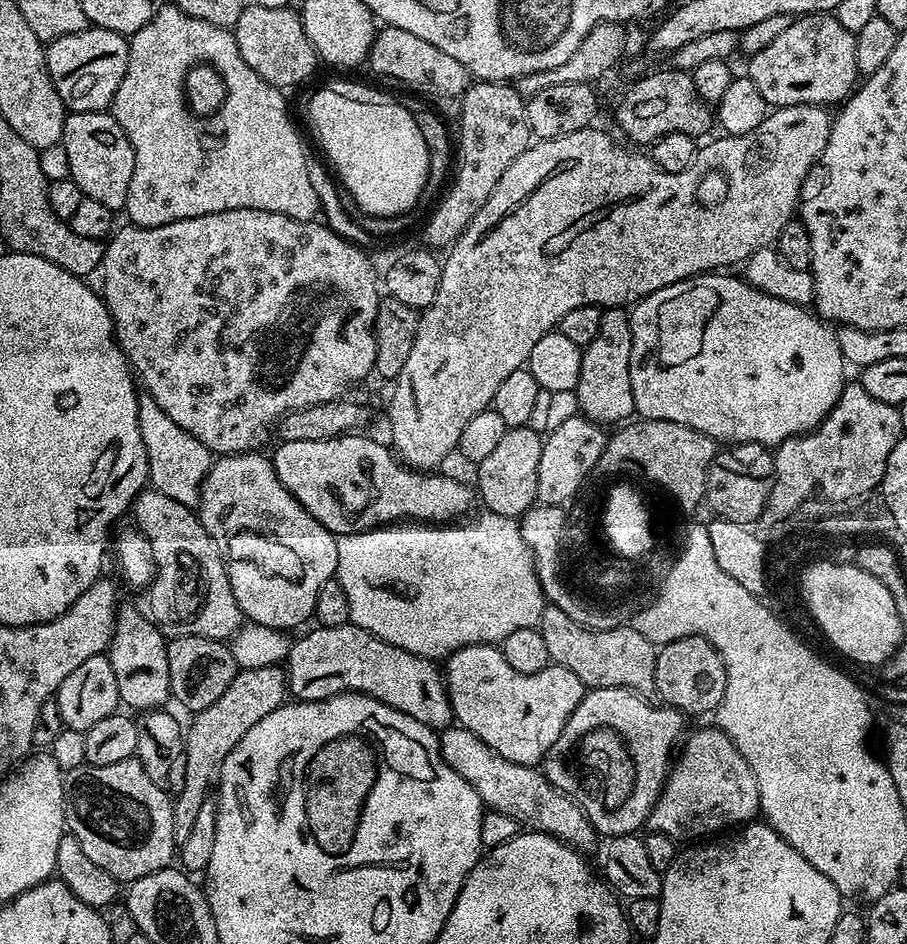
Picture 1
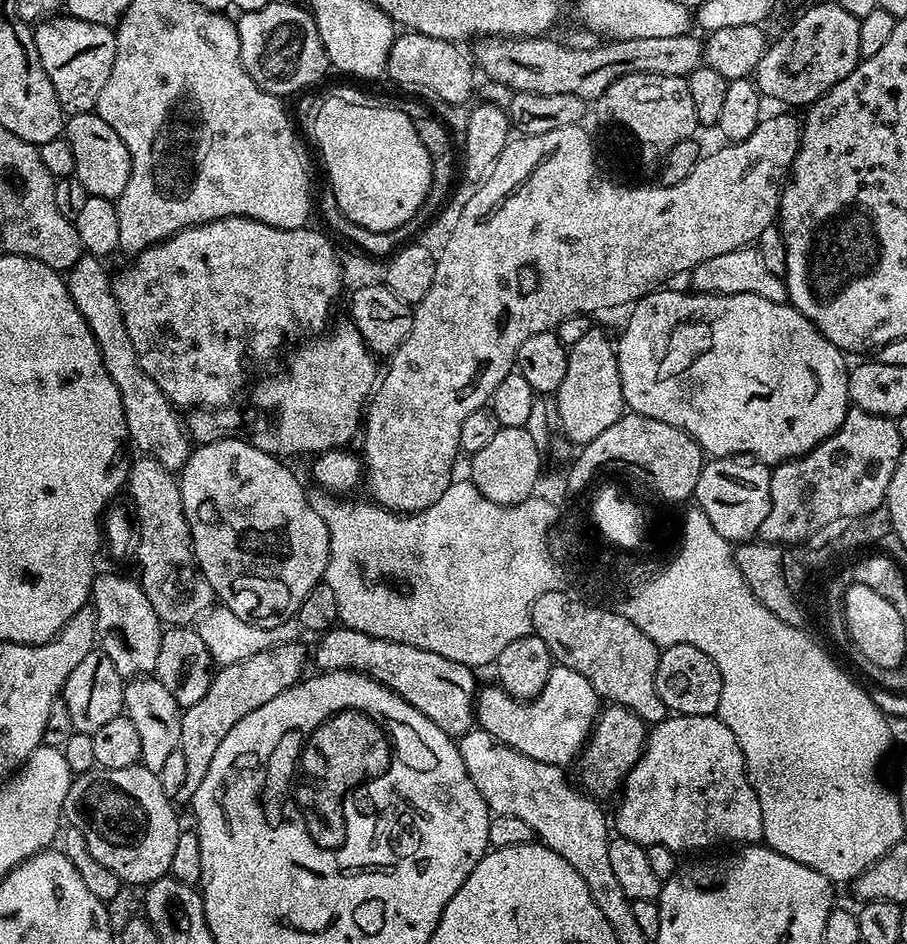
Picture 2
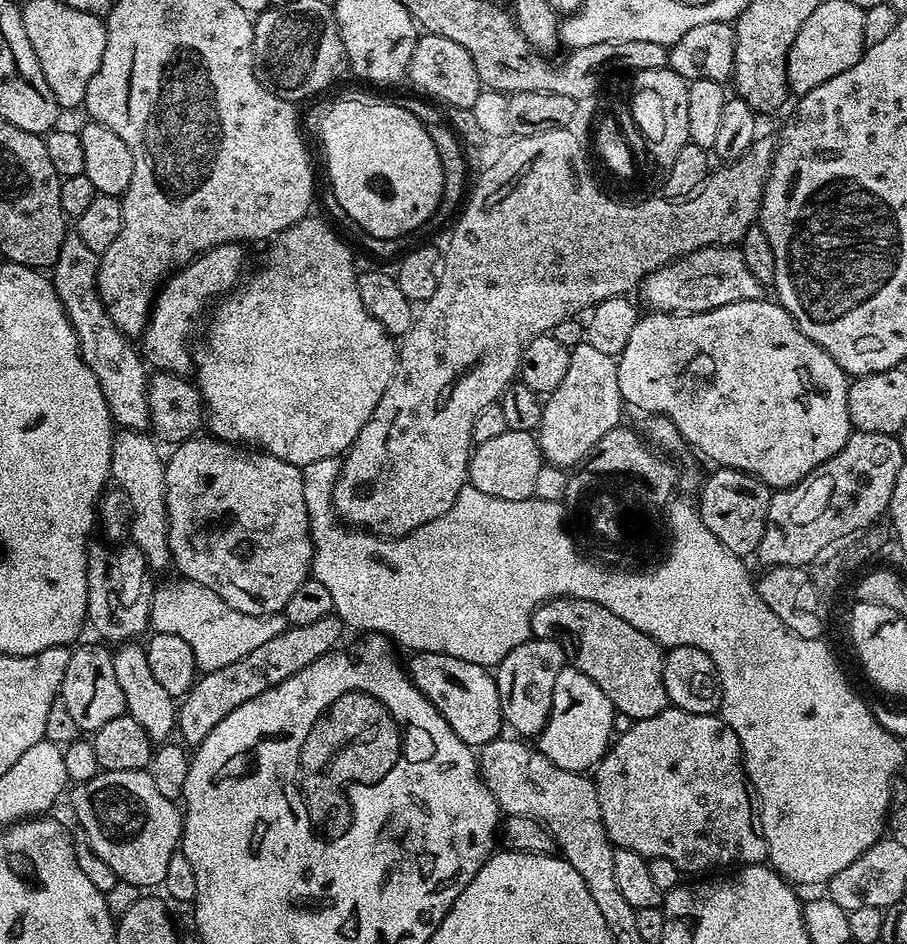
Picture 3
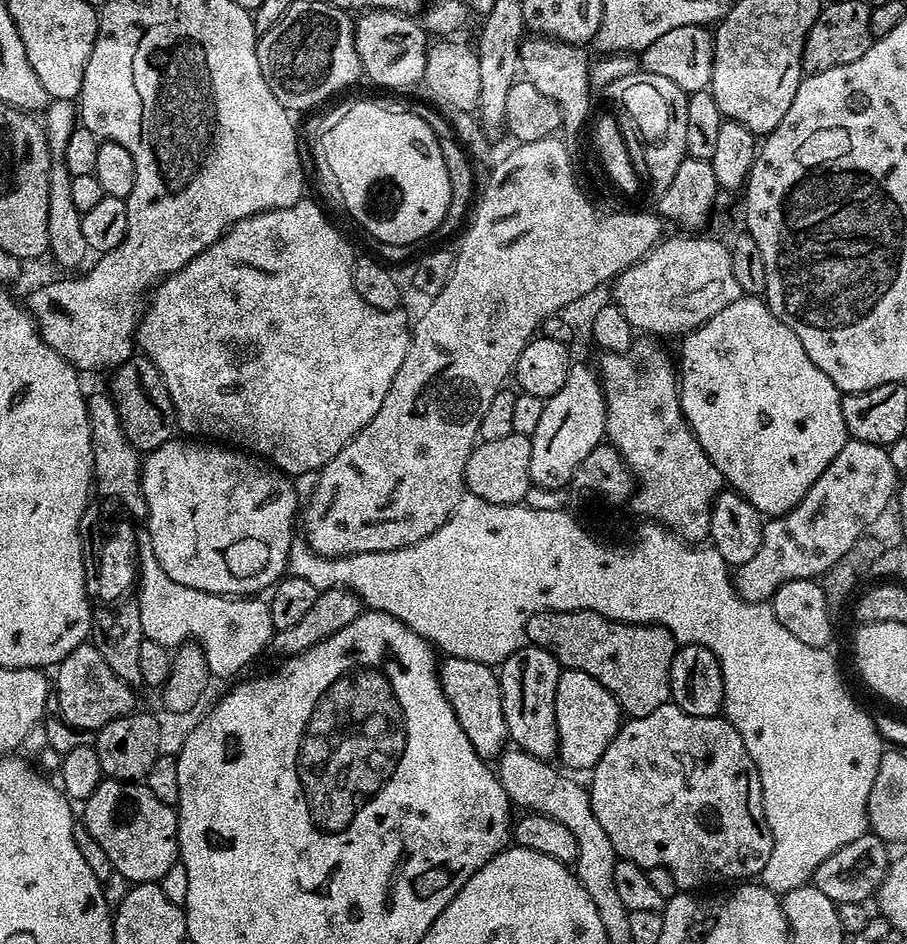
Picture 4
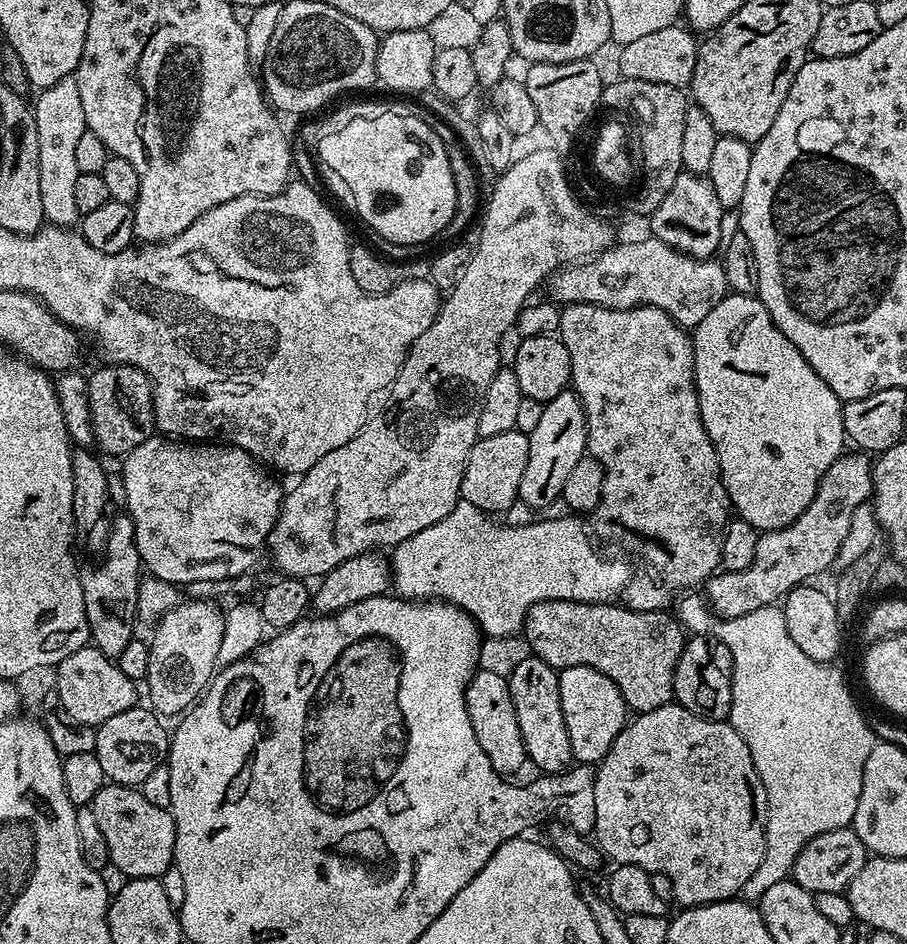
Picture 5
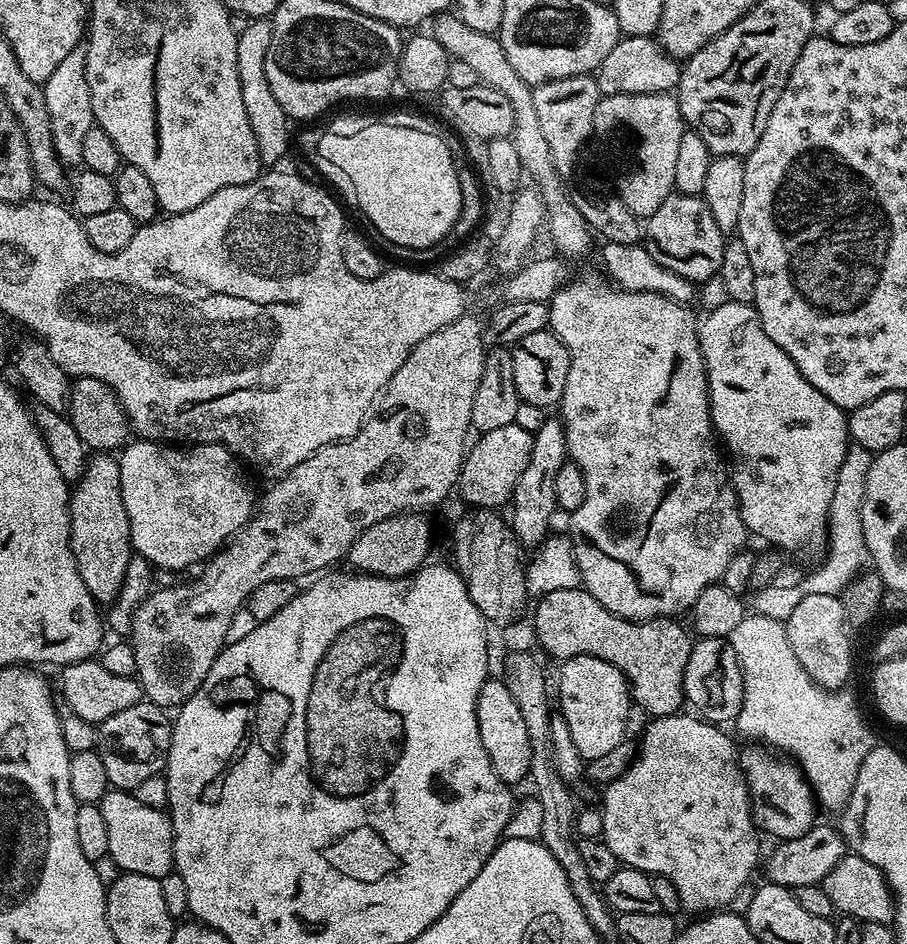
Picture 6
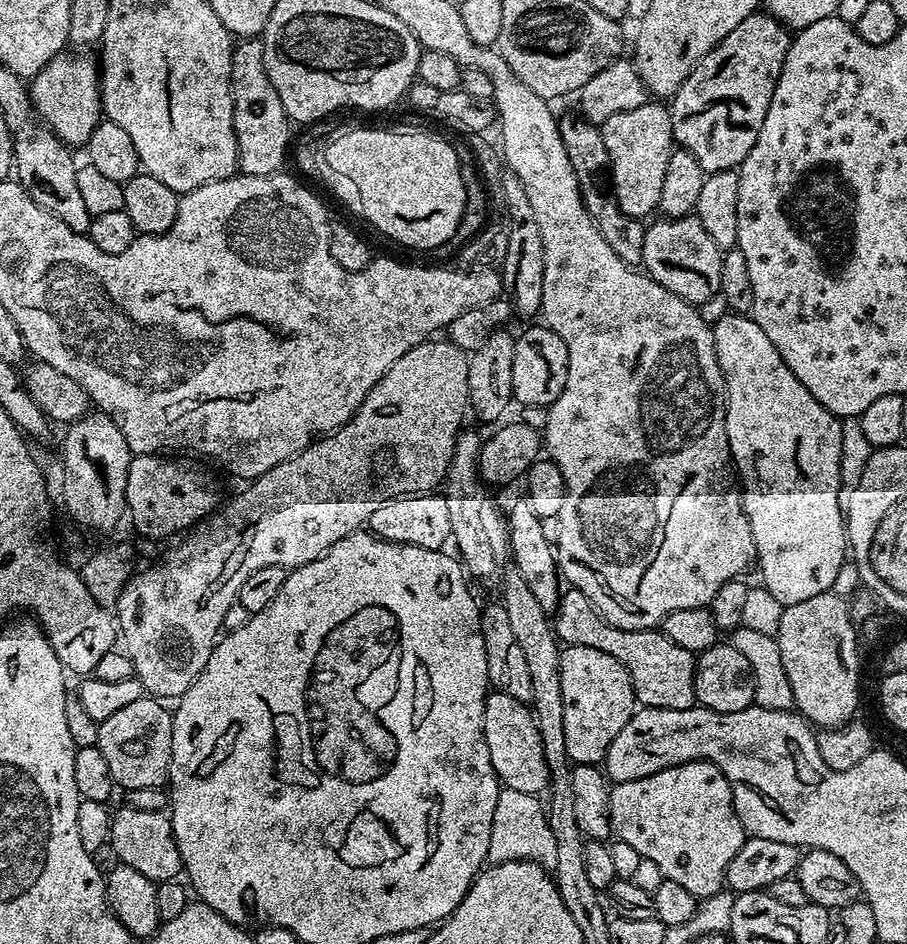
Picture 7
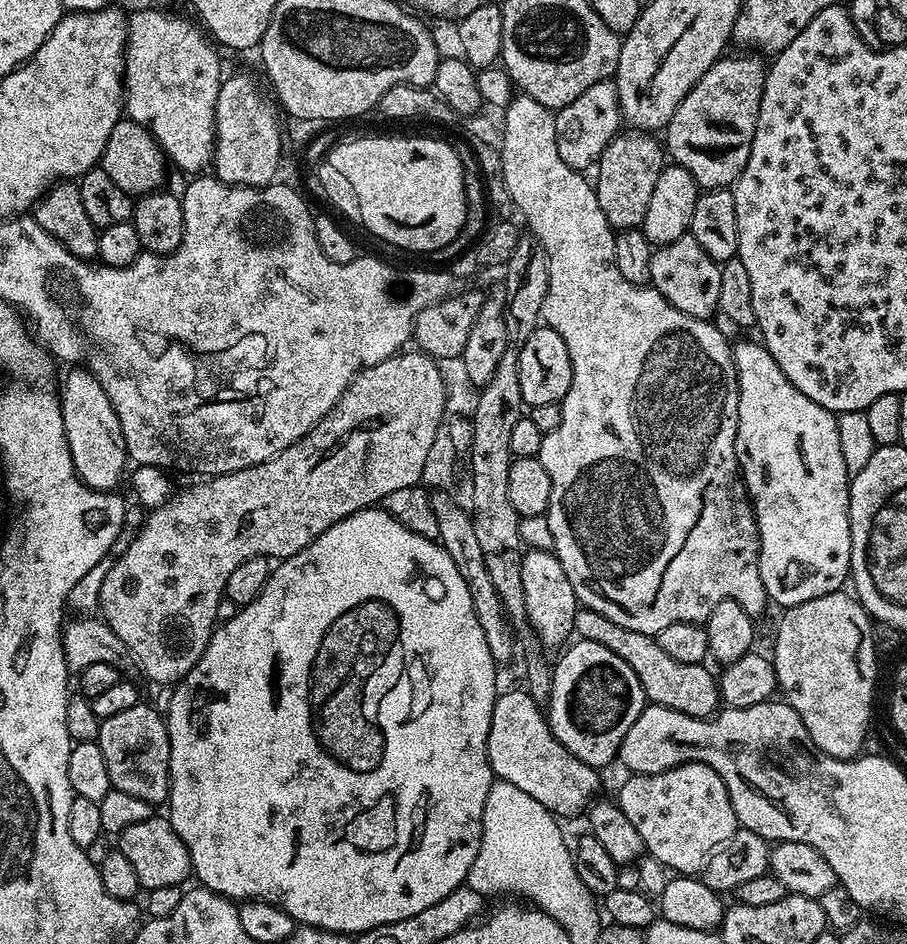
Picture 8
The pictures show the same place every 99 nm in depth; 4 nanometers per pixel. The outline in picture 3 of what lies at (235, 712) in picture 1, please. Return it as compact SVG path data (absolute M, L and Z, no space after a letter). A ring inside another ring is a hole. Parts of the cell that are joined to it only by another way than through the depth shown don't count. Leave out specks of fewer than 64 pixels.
M335 614L318 618L316 622L310 622L310 626L289 626L244 658L231 662L222 669L203 673L179 701L176 713L176 727L178 736L181 736L179 739L188 746L201 744L206 734L210 734L210 730L214 730L214 726L218 726L218 722L222 722L222 718L230 714L230 710L242 706L242 702L250 702L250 698L258 698L258 694L266 690L277 688L282 682L286 682L286 678L290 678L290 674L306 670L310 662L333 651L341 643L340 631L345 631L345 628L346 625Z

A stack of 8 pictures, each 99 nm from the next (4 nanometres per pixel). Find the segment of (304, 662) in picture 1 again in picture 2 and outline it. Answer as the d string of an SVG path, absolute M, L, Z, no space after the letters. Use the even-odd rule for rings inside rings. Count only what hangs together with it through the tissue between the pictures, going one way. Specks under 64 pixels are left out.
M337 626L321 635L314 648L314 664L325 672L362 672L373 676L378 683L396 692L414 710L426 714L434 726L453 738L465 736L477 723L476 697L477 673L462 662L450 662L442 654L430 654L430 650L418 650L418 646L406 646L402 642L390 642Z

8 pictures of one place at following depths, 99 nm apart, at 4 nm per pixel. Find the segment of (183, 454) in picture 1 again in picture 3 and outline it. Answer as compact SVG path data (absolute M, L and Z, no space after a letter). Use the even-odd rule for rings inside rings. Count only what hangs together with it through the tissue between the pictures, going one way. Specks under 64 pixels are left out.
M75 234L65 235L62 250L58 250L58 262L50 270L50 279L58 298L62 302L68 321L72 323L73 330L80 343L80 356L90 366L94 378L98 378L98 386L102 388L102 398L106 398L106 406L112 415L113 425L124 430L144 430L149 427L148 389L150 372L131 339L121 332L112 321L107 308L100 301L100 292L96 289L96 275L100 269L100 257L82 238Z

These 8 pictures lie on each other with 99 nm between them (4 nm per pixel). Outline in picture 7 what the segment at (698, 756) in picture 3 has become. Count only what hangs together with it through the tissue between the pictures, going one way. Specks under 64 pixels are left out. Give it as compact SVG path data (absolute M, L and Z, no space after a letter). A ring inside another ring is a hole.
M691 760L685 764L679 764L673 768L662 770L658 774L650 774L650 778L638 778L634 782L622 782L621 784L615 785L612 788L612 797L610 798L610 814L612 815L613 833L617 837L620 835L620 840L626 847L633 848L642 859L649 860L661 872L659 875L663 879L669 880L670 882L678 882L678 886L685 887L686 890L690 890L690 894L694 894L698 898L714 895L725 887L730 862L738 854L738 850L742 847L746 839L742 822L734 810L732 784L722 774L722 770L718 770L718 766L714 766L709 760Z

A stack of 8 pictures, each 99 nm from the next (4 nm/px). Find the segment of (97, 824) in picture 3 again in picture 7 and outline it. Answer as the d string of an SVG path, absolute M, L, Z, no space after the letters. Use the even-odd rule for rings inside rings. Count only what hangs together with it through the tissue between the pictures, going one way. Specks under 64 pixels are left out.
M127 806L115 809L112 818L110 843L119 863L146 874L153 882L175 880L181 875L182 865L172 829L172 817L167 811L134 810Z

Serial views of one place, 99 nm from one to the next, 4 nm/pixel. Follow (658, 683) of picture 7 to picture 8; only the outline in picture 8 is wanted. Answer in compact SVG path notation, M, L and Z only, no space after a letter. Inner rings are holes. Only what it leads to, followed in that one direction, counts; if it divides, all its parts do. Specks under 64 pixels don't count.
M583 606L577 607L574 632L579 639L605 644L618 654L618 658L625 660L634 674L638 674L638 682L651 703L691 716L711 716L721 707L720 685L714 672L712 676L711 670L704 664L678 662L670 658L670 654L658 646L655 636L626 630L626 626L618 626L618 622L610 622L610 618Z

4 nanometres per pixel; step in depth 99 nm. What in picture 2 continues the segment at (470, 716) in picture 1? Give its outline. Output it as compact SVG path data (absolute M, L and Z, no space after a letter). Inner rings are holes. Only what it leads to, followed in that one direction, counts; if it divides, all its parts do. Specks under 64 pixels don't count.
M553 667L550 678L541 692L529 702L508 695L499 686L479 689L476 697L476 719L494 738L506 746L534 758L538 762L568 766L584 751L588 736L602 711L602 697L578 674L578 670Z

